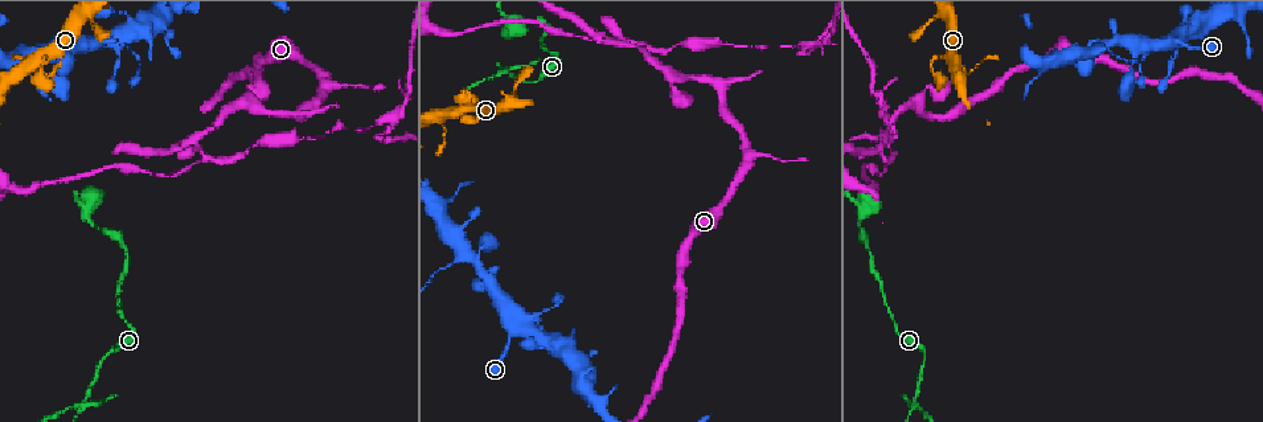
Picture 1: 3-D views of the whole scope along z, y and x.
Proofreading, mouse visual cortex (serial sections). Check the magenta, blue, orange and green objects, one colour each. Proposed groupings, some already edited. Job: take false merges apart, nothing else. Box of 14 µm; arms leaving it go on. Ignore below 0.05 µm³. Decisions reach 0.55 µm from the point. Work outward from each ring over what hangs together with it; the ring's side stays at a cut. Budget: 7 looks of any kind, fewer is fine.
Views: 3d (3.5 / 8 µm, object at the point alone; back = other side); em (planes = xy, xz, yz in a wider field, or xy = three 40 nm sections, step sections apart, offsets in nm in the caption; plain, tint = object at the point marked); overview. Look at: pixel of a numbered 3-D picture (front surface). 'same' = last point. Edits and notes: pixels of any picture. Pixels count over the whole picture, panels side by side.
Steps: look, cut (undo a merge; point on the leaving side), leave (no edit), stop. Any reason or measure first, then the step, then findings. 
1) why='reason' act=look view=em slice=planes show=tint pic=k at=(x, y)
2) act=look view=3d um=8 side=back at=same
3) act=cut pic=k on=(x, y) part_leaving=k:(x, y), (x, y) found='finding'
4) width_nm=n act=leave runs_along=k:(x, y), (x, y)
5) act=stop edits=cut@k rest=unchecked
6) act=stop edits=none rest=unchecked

act=look view=3d um=3.5 pic=1 at=(85, 404)

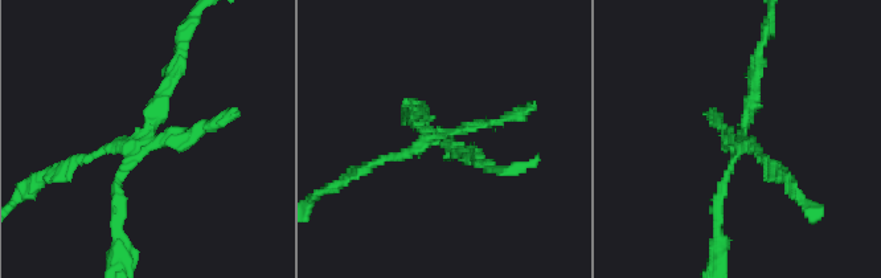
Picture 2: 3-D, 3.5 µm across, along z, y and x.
why='now the EM' act=look view=em slice=xy step=1 show=tint pic=2 at=(141, 139)

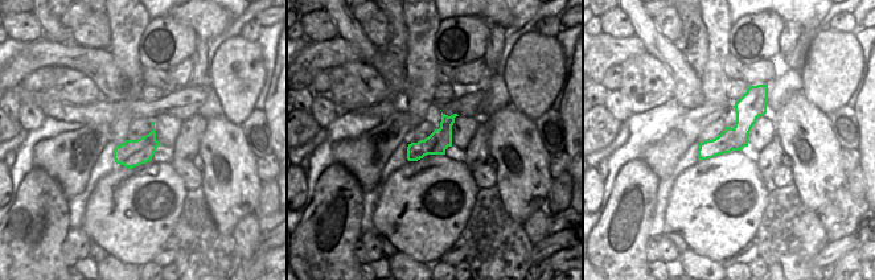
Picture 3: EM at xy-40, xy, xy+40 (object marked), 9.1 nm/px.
act=cut pic=2 on=(195, 135) part_leaving=2:(139, 143), (74, 159), (37, 183) found='two cells meet here'

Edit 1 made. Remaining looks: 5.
why='four arms meet' act=look view=3d um=8 pic=1 at=(618, 42)

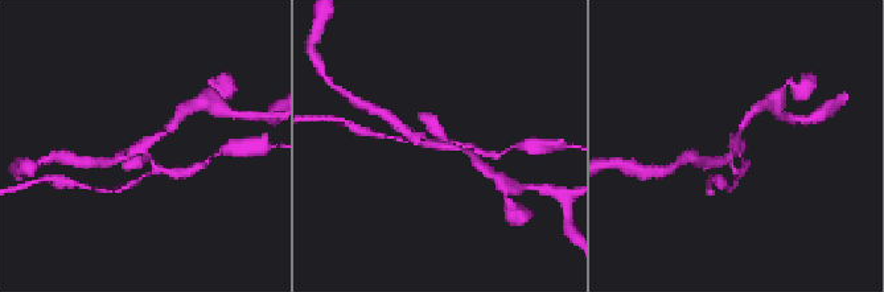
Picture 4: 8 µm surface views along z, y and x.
why='zoom in' act=look view=3d um=3.5 pic=4 at=(143, 147)

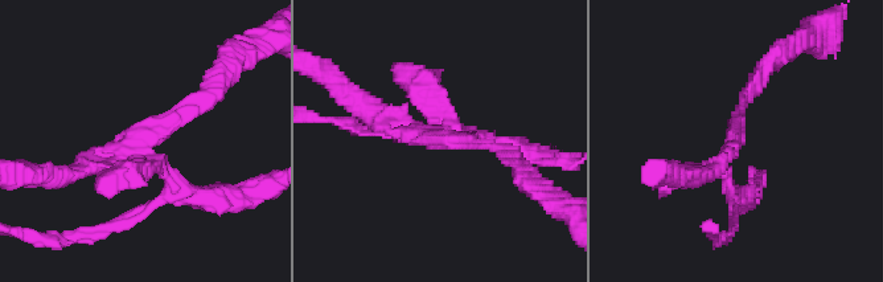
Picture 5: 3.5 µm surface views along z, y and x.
arms=4 arm_widths_nm=150,150,200,200 act=look view=em slice=xy step=2 show=tint pic=5 at=(440, 140)

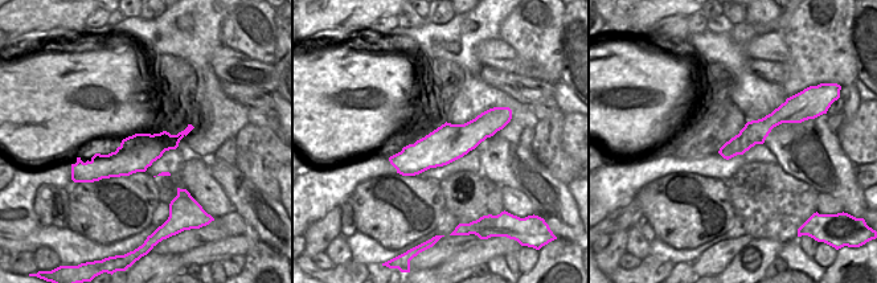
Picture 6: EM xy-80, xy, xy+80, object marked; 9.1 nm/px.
width_nm=340 act=cut pic=5 on=(110, 182) part_leaving=5:(151, 156), (187, 193), (261, 193) found='two cells meet here'

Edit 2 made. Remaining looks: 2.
why='four or more arms meet' act=look view=3d um=3.5 pic=1 at=(475, 259)

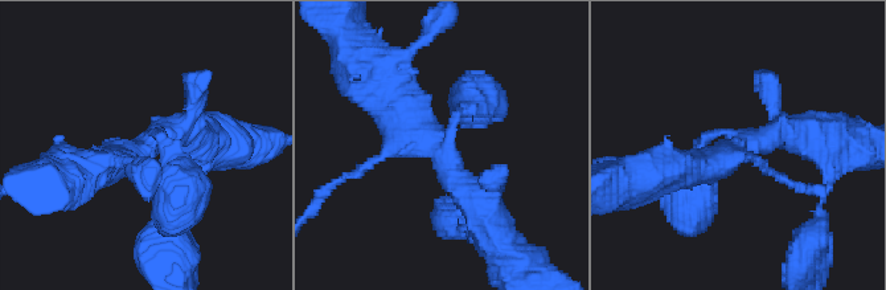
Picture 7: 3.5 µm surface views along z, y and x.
arms=4 arm_widths_nm=150,200,400,450 act=look view=em slice=xy step=1 show=tint pic=7 at=(144, 145)

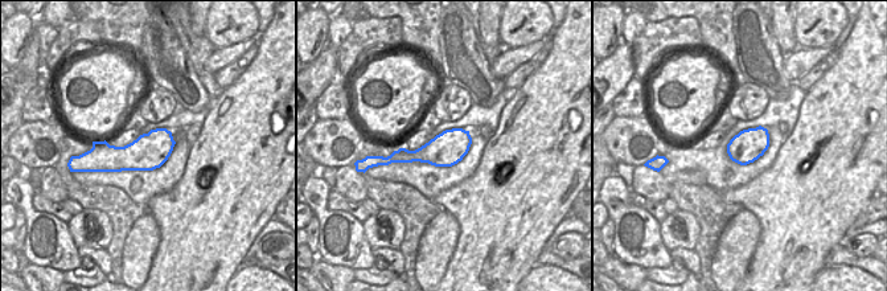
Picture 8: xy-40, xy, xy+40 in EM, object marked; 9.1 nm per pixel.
act=leave runs_along=7:(485, 221), (384, 85) found='continuous, no second cell'

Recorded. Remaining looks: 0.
act=stop edits=cut@2,cut@5 rest=unchecked

